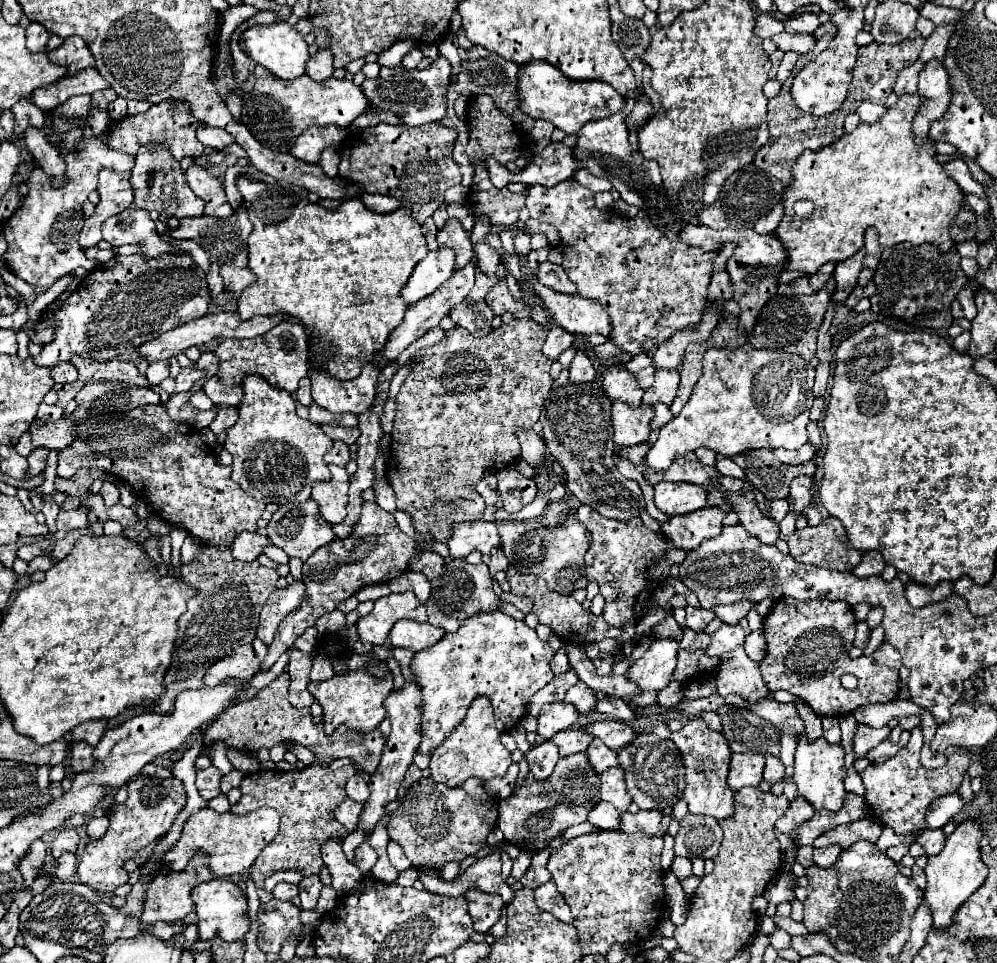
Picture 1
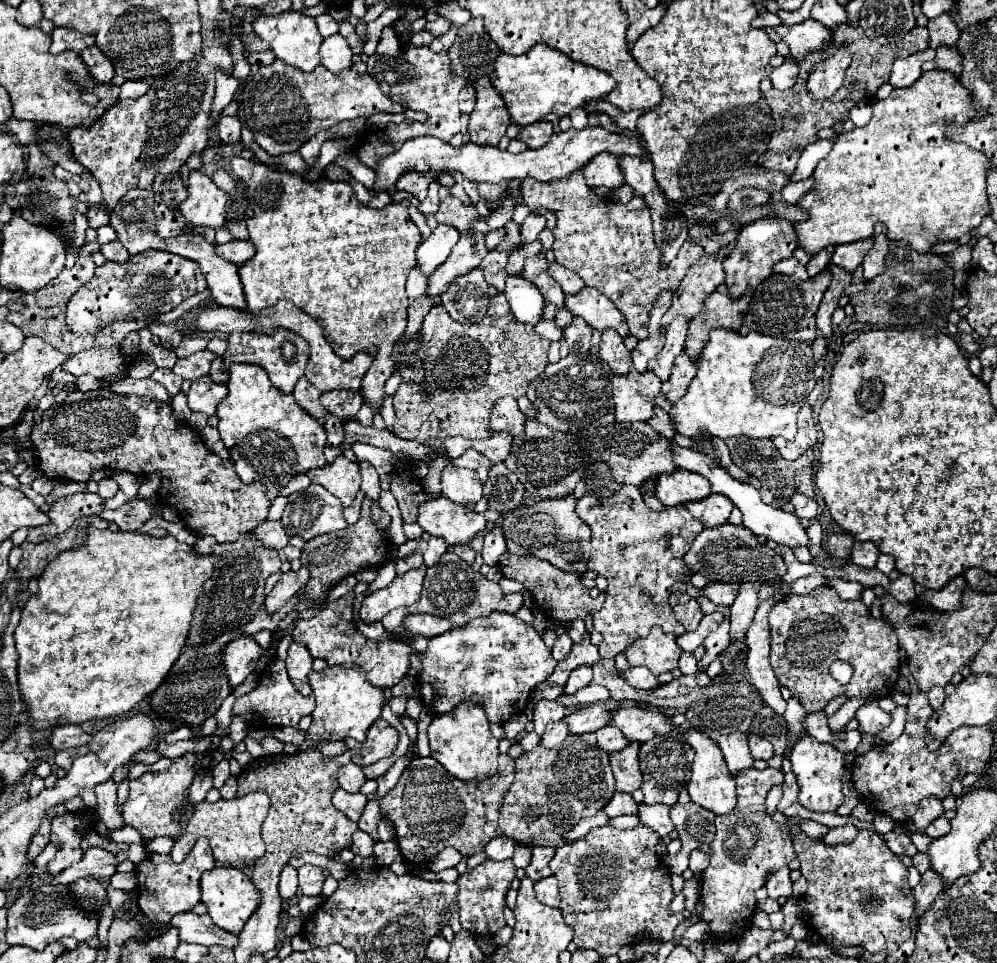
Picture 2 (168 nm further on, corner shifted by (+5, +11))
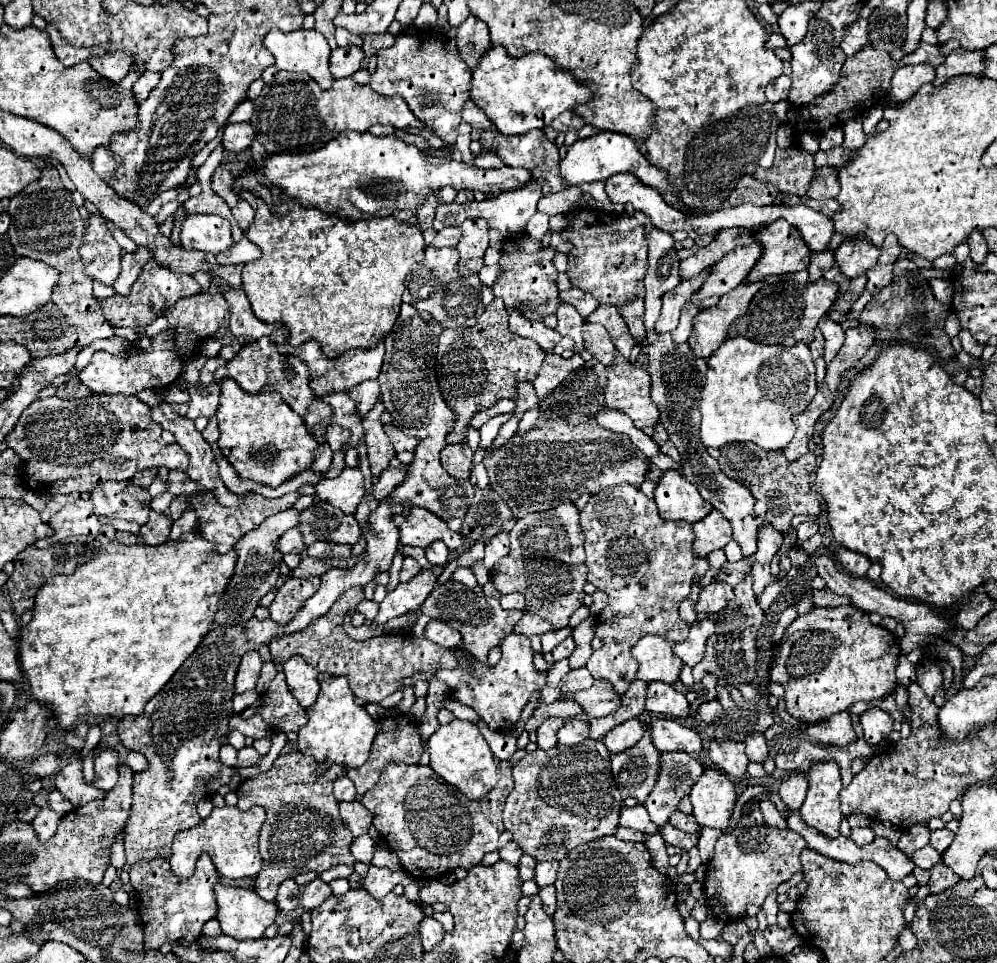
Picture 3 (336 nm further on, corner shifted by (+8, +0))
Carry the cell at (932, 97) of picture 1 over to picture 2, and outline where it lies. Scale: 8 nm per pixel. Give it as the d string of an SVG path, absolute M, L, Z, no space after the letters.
M939 46L937 58L933 62L925 62L923 70L947 70L957 74L963 70L963 58L955 46Z

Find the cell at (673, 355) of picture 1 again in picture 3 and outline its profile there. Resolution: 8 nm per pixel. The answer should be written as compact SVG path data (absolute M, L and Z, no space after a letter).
M758 243L746 245L746 247L736 247L734 251L724 255L720 261L716 261L716 265L710 267L710 275L706 277L704 285L696 293L692 293L692 297L688 301L700 307L706 297L710 297L710 295L722 297L728 291L732 291L746 279L746 275L758 261L760 253L762 253L762 249Z

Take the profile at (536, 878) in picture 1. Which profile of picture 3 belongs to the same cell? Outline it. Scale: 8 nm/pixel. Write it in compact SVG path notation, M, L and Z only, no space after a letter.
M544 861L536 865L536 875L534 881L538 887L546 887L546 885L554 885L556 881L556 869L558 869L558 861Z

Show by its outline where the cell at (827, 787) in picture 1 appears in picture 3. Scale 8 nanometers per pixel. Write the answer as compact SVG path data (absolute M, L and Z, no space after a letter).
M836 761L812 765L812 769L808 769L808 773L804 775L808 777L808 793L800 807L802 819L820 833L838 837L838 827L842 821L838 793L842 789L842 783Z

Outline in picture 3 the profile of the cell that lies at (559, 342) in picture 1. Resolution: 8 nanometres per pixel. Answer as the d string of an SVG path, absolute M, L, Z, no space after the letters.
M524 231L518 235L508 235L502 245L500 265L504 267L502 277L494 283L492 291L506 303L506 309L513 311L520 309L528 319L542 320L548 315L554 315L558 309L558 287L556 277L558 271L552 265L552 257L556 255L554 249L542 249L542 243L532 243Z

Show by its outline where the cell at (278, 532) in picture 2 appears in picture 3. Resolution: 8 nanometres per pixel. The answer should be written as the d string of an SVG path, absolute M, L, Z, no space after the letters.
M290 529L288 533L284 533L284 537L280 537L278 541L278 549L280 553L300 553L306 549L306 545L302 543L302 535L298 529Z

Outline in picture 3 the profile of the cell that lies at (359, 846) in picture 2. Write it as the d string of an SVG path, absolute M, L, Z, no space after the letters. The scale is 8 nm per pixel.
M360 835L360 837L356 837L356 839L352 841L350 851L352 851L352 855L354 855L356 861L362 861L362 863L370 865L370 863L372 863L374 845L376 845L376 843L370 839L370 835Z

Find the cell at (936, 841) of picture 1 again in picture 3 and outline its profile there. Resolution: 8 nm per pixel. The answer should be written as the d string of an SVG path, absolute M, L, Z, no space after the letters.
M936 829L936 831L932 831L932 835L930 835L930 845L938 851L938 853L944 853L946 849L948 849L948 845L952 843L952 837L954 837L954 833L950 831L950 829Z

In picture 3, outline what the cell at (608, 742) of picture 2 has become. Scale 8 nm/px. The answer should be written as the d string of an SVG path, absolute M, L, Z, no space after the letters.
M630 719L630 721L618 725L616 729L608 731L602 741L604 741L604 745L608 747L610 753L622 753L624 749L628 749L630 745L634 747L642 739L644 729L646 729L646 725L642 721Z

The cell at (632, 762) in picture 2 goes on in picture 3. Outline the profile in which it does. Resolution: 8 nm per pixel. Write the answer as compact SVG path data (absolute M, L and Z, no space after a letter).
M644 733L640 743L636 743L634 747L610 755L612 775L624 799L634 797L644 803L658 779L660 751L656 751L648 739L648 733Z

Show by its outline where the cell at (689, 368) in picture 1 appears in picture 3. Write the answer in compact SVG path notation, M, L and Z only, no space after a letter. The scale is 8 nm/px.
M760 283L738 285L734 291L720 297L718 305L702 309L694 317L694 329L688 339L688 345L696 357L710 357L716 347L720 347L720 343L728 337L732 321L746 313L752 297L760 287Z

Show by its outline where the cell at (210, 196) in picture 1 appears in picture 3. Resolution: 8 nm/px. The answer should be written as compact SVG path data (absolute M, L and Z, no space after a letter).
M186 215L180 231L184 249L200 249L204 253L220 253L232 245L230 221L220 215Z

